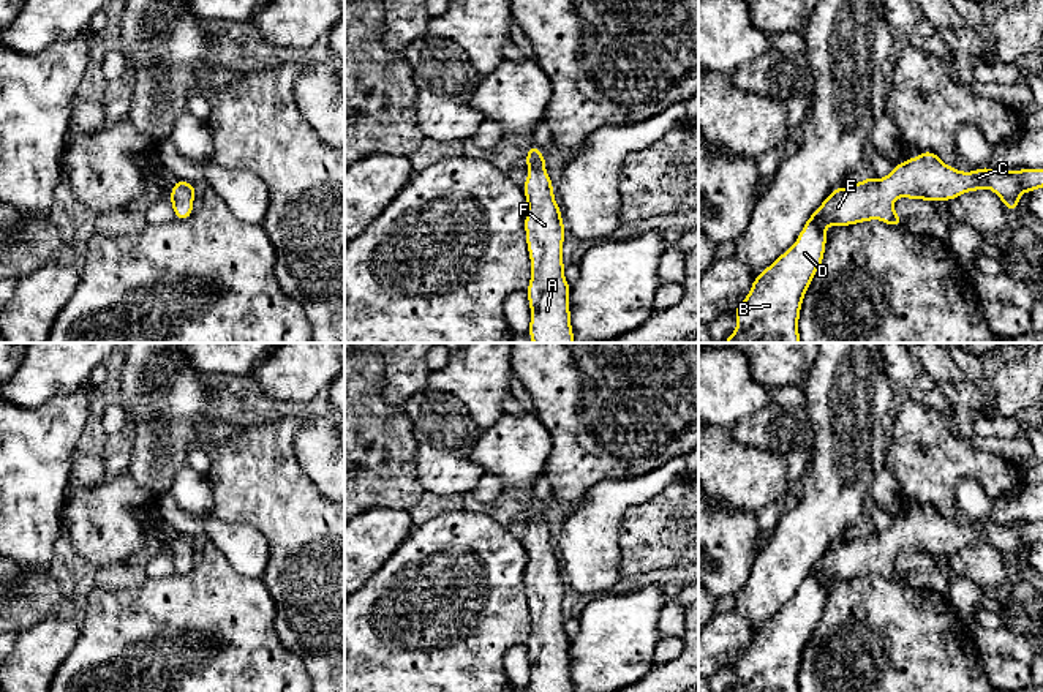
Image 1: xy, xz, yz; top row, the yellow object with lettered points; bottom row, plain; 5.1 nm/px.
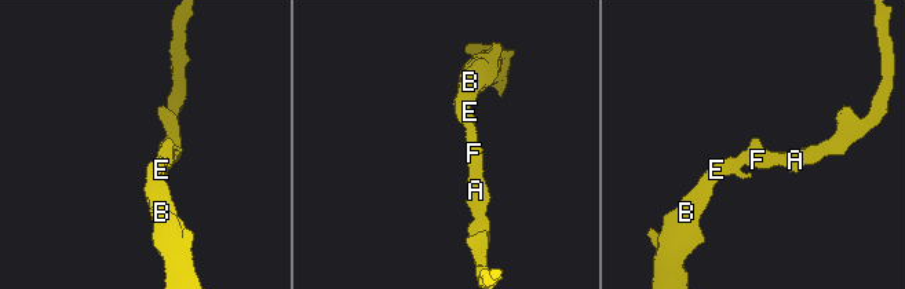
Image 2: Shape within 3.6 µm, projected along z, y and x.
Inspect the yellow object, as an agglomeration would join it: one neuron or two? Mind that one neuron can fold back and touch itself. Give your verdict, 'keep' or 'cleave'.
keep

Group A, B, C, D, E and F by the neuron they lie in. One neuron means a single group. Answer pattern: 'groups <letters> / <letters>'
groups A B C D E F

